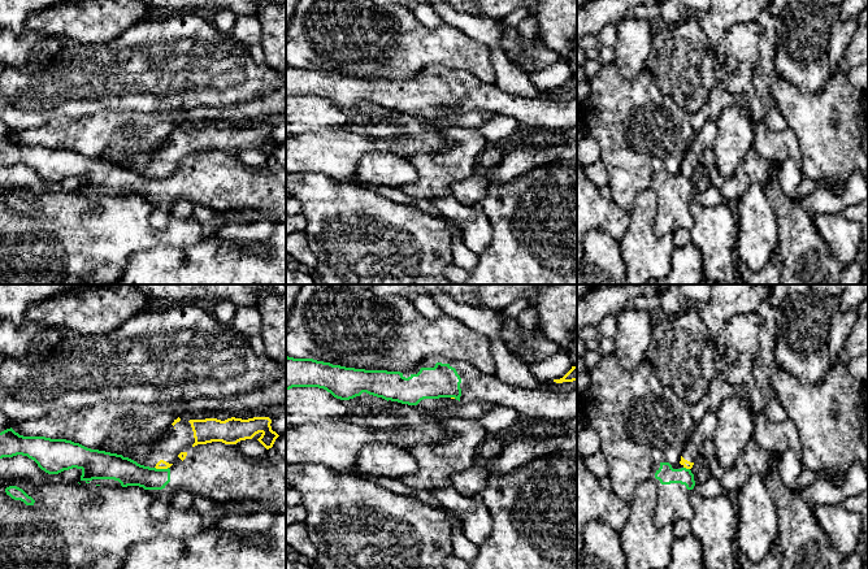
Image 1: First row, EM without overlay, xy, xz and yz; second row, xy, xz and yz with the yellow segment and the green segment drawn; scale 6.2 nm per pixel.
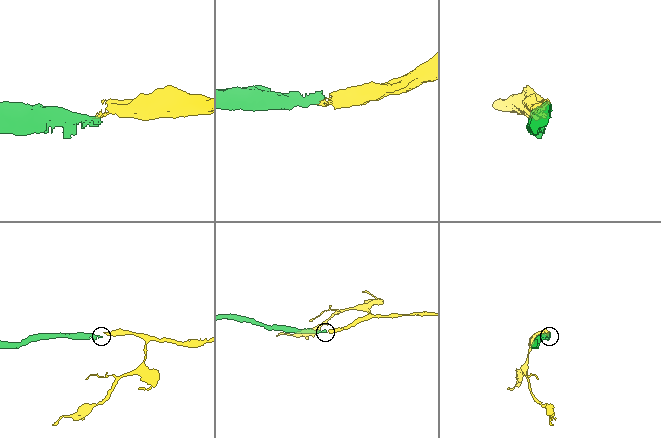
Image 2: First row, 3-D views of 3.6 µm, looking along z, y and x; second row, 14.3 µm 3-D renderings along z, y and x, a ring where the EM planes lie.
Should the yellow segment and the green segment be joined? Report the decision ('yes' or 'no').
no

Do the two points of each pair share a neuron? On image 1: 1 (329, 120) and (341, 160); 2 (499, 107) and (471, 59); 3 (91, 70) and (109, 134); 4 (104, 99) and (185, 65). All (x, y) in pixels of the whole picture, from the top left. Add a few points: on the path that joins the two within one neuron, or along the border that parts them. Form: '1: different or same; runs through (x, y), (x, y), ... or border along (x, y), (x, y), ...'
1: different; border along (361, 133), (317, 129), (302, 134)
2: different; border along (455, 69), (468, 72), (482, 81), (493, 83)
3: different; border along (133, 109), (103, 109), (87, 116), (73, 117)
4: same; runs through (124, 79), (131, 72), (155, 65), (165, 65)

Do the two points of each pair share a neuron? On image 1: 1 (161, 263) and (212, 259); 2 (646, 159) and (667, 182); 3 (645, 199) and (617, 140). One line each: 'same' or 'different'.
1: same
2: different
3: different

